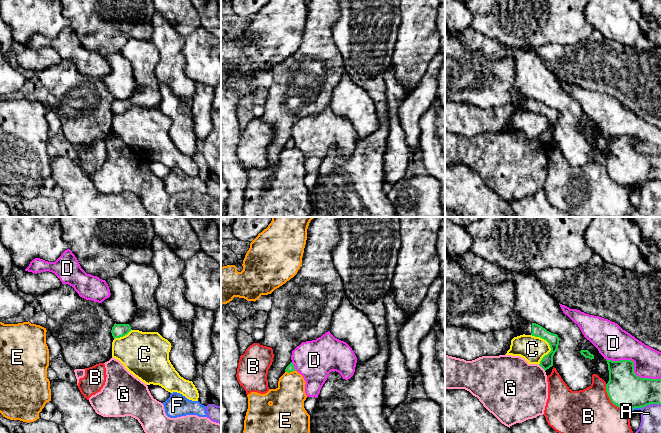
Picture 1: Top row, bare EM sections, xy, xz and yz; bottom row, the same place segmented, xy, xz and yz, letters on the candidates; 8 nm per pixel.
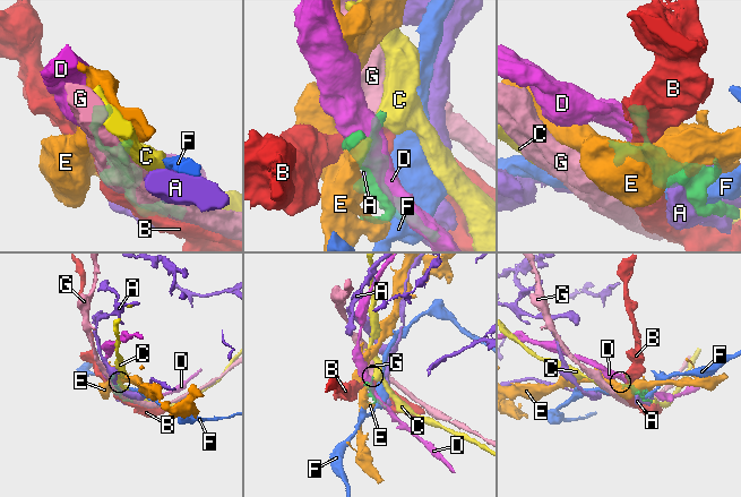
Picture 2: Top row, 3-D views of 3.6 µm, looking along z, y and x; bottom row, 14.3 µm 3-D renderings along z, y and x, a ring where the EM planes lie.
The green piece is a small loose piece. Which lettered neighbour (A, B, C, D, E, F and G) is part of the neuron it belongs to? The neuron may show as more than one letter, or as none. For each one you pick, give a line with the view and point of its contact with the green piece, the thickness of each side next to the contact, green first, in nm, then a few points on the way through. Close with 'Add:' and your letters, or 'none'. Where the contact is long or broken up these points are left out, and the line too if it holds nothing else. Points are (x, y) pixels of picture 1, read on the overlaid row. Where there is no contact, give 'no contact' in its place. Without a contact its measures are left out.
Add: none

